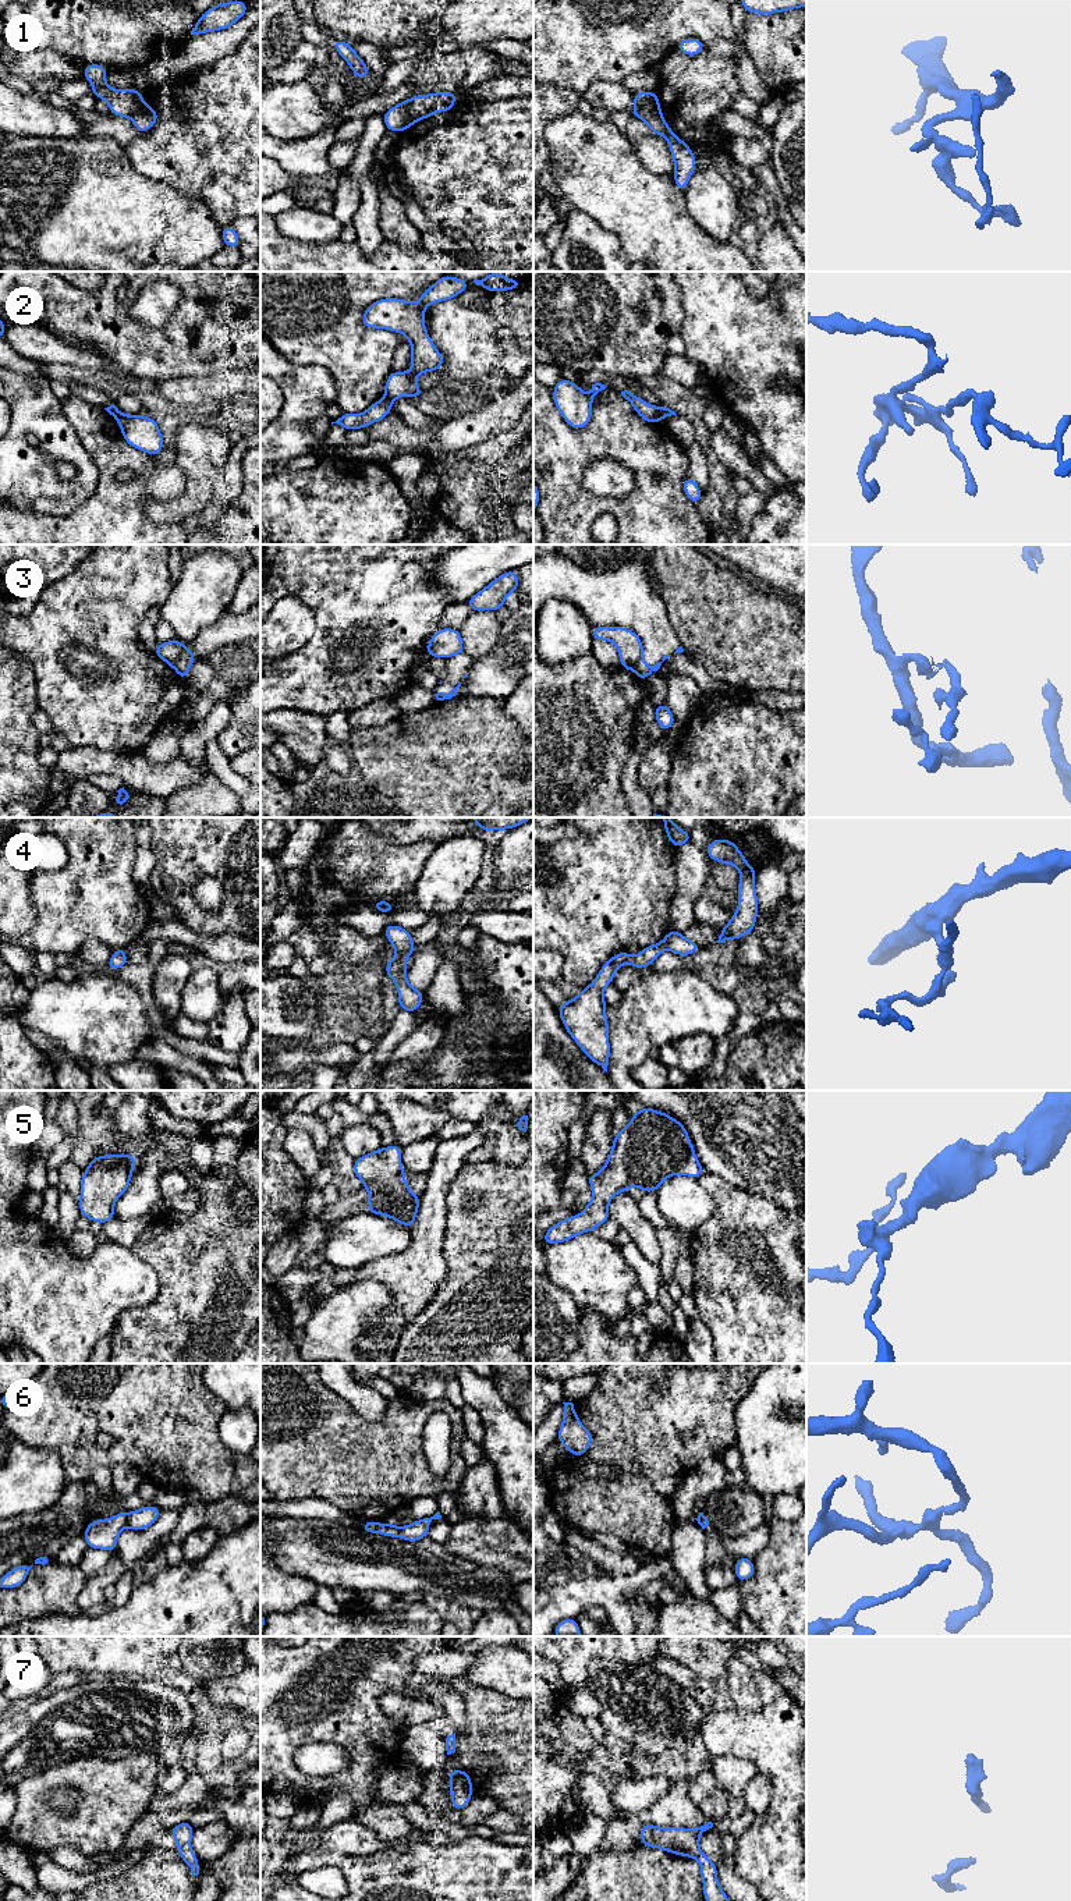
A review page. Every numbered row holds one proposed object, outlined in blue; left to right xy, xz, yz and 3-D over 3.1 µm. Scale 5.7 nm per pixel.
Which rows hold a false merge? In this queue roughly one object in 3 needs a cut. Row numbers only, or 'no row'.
1, 2, 3, 6

